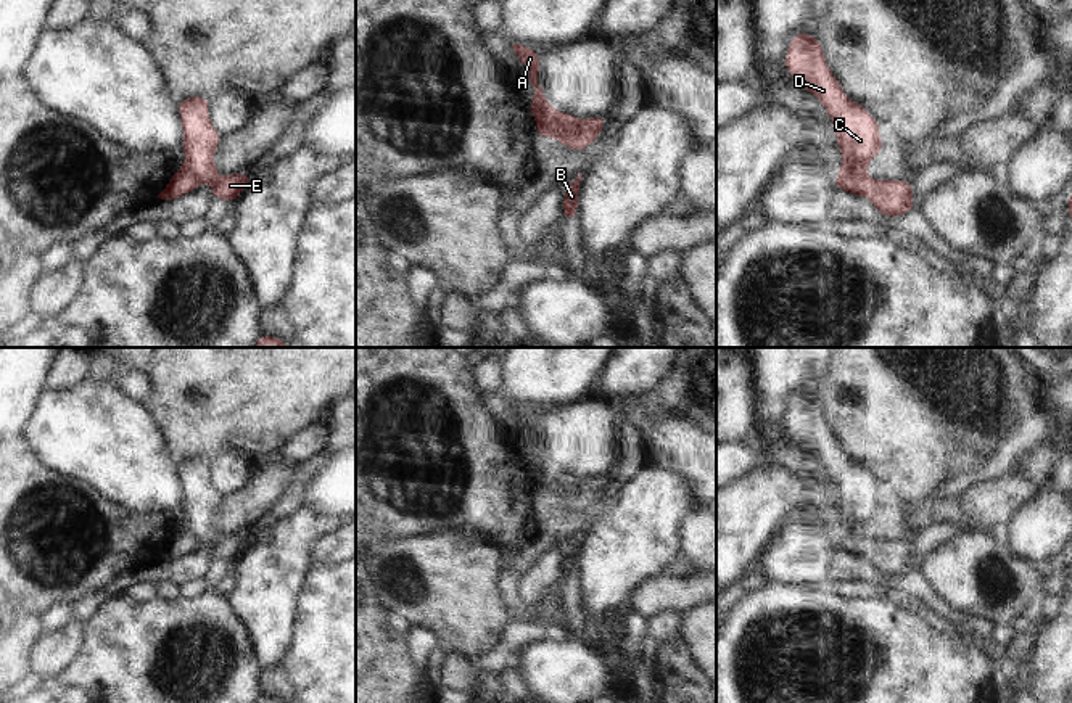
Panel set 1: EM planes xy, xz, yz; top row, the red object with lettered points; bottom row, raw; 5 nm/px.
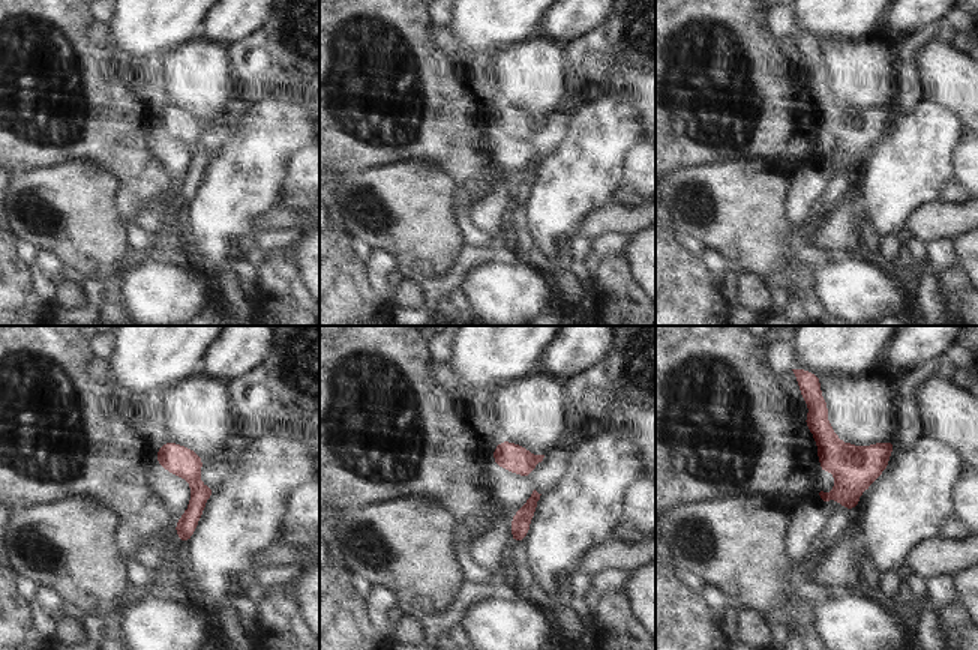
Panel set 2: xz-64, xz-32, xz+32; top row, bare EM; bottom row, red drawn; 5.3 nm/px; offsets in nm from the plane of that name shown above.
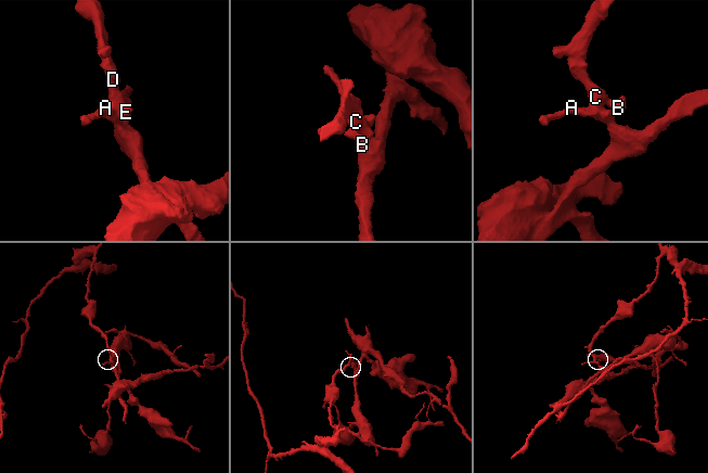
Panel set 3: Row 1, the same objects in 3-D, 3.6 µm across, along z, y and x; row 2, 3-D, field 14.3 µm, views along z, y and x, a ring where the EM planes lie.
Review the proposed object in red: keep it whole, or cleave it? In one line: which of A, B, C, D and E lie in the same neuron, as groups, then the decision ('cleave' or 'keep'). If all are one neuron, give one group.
A E / B C D; cleave

